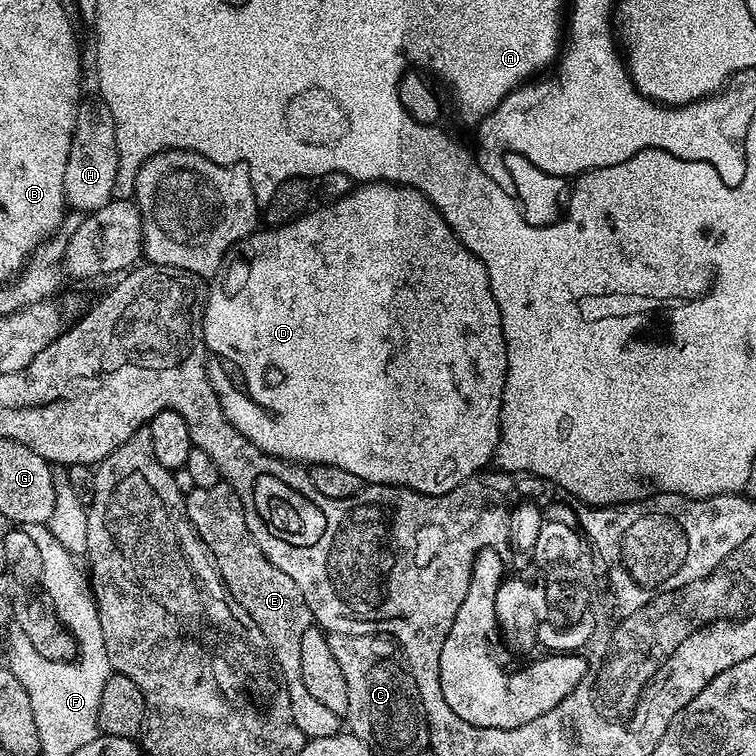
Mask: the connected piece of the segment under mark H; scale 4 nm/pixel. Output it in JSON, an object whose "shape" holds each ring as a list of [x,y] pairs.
{"shape":[[[99,95],[81,99],[78,118],[74,122],[74,138],[70,158],[66,162],[64,198],[69,209],[77,208],[80,214],[102,210],[114,198],[114,178],[118,178],[118,146],[114,130],[114,114]]]}

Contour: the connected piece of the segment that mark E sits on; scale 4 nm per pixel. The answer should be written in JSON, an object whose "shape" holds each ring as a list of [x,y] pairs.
{"shape":[[[226,482],[193,488],[187,493],[184,505],[194,530],[208,547],[208,554],[216,563],[228,593],[236,599],[238,606],[242,606],[242,610],[246,610],[246,614],[250,614],[250,618],[254,618],[254,626],[262,630],[272,652],[272,663],[288,692],[290,714],[294,714],[298,730],[302,730],[309,740],[330,738],[341,732],[341,717],[326,710],[326,706],[322,706],[322,702],[306,690],[306,682],[302,682],[302,634],[306,634],[306,630],[314,624],[310,606],[306,606],[306,598],[302,598],[302,590],[294,586],[294,578],[282,574],[282,570],[278,570],[278,566],[262,554],[258,542],[254,542],[244,521],[244,507],[236,491]]]}

